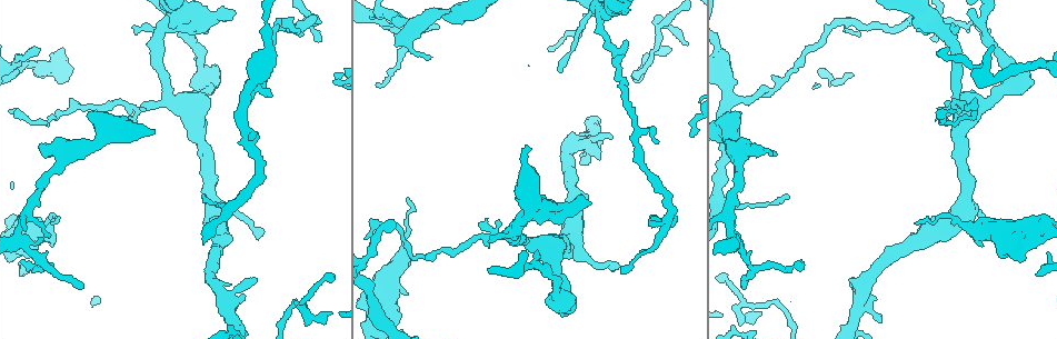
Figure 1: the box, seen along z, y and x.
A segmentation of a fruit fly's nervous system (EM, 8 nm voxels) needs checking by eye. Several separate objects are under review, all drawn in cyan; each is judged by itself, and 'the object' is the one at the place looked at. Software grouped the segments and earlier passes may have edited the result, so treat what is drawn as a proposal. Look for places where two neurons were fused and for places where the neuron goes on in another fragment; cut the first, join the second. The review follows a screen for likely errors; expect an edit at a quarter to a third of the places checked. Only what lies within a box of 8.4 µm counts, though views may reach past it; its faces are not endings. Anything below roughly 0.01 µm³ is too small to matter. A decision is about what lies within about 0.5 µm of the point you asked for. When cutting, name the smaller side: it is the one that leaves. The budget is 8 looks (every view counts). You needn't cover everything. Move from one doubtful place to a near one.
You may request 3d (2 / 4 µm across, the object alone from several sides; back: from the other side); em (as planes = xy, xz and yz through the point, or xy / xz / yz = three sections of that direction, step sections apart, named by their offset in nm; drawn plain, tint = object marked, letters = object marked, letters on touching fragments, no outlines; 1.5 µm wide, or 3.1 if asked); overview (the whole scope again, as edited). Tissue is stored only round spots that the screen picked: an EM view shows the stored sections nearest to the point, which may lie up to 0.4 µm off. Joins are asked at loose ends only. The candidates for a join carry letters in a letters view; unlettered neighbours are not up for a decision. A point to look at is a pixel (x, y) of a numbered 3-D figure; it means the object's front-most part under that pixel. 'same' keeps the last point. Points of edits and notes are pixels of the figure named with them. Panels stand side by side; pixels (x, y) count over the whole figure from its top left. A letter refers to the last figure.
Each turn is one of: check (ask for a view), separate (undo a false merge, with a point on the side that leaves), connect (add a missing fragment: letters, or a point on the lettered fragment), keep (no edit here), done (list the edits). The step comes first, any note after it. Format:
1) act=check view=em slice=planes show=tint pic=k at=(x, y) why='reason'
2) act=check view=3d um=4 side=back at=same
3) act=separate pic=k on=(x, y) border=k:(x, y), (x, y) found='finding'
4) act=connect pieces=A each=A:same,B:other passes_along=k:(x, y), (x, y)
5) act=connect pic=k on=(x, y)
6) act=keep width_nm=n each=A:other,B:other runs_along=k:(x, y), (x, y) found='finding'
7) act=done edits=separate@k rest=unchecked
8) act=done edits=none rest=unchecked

act=check view=em slice=planes show=letters pic=1 at=(746, 288) why='thin end'

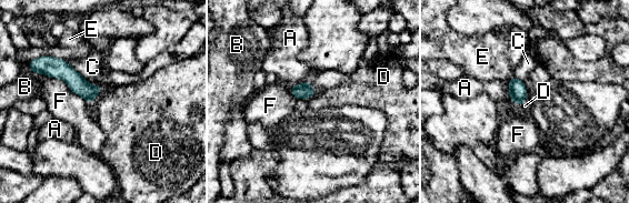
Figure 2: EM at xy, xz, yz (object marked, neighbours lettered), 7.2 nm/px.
act=keep each=A:other,B:other,C:other,D:other,E:other,F:other border=2:(35, 72), (60, 78), (89, 103) found='none of them fits'

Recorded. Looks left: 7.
act=check view=3d um=4 pic=1 at=(235, 12) why='free end'

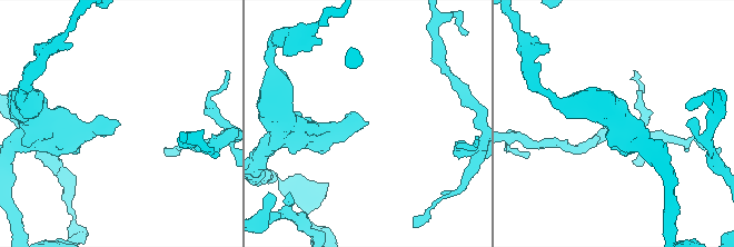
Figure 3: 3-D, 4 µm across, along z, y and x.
act=check view=em slice=planes show=tint pic=3 at=(120, 124)

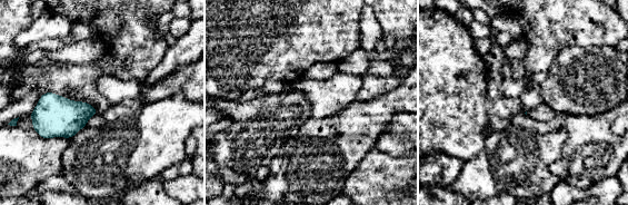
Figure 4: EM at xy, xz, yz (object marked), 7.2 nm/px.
act=check view=em slice=planes show=letters at=same

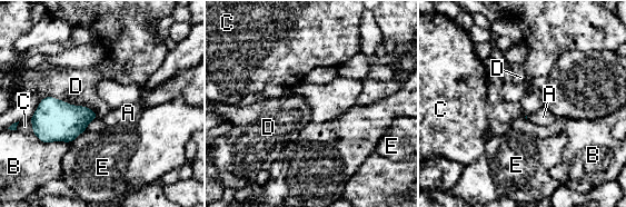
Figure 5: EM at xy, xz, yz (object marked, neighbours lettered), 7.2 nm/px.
act=keep each=A:other,B:other,C:other,D:other,E:other border=5:(46, 96), (88, 108) found='none of them fits'

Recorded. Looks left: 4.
act=check view=3d um=4 pic=1 at=(622, 271) why='tapers out'

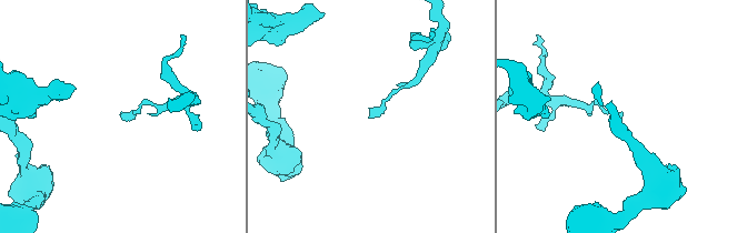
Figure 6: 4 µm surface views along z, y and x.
act=check view=em slice=planes show=letters pic=6 at=(623, 112)

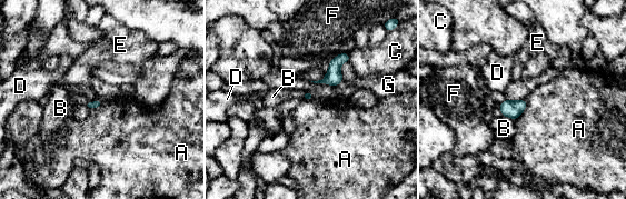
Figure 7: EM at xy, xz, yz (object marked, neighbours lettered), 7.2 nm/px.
act=keep longest_contact=A:170nm each=A:other,B:other,C:other,D:other,E:other,F:other,G:other found='none of them fits'

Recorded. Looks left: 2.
act=check view=em slice=planes show=letters pic=1 at=(394, 219) why='thin end'

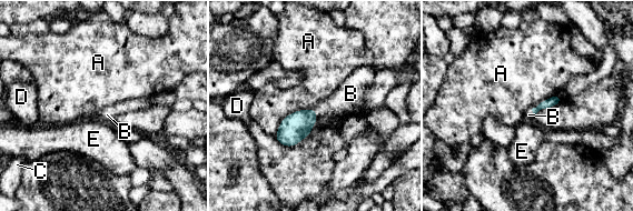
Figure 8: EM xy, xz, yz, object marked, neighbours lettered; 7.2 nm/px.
act=connect pieces=B each=A:other,B:same,C:other,D:other,E:other passes_along=8:(554, 100), (532, 109), (528, 114) found='the neuron continues'

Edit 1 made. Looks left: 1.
act=done edits=connect@8 rest=unchecked

